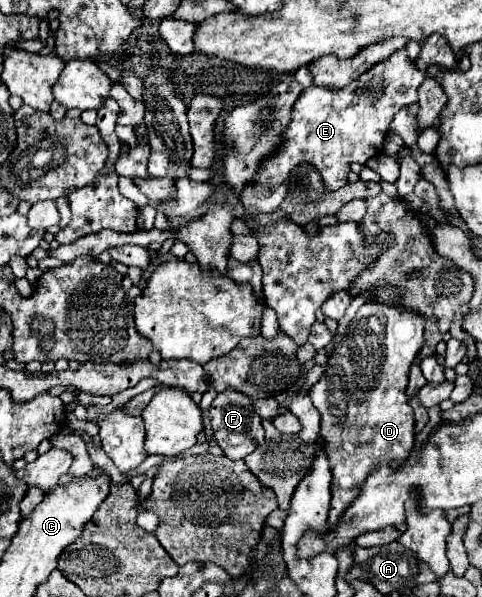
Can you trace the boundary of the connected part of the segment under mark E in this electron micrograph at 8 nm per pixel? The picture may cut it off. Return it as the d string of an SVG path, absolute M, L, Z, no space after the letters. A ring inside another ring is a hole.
M398 49L386 61L352 81L346 89L330 91L316 85L304 89L294 103L292 119L284 131L282 145L260 163L256 175L248 185L244 185L240 193L242 207L246 211L274 211L284 201L290 179L300 175L298 169L302 163L312 165L320 173L328 191L336 191L346 185L352 161L364 165L368 159L382 153L382 143L396 111L418 101L418 87L424 77L426 75L406 57L406 51Z

